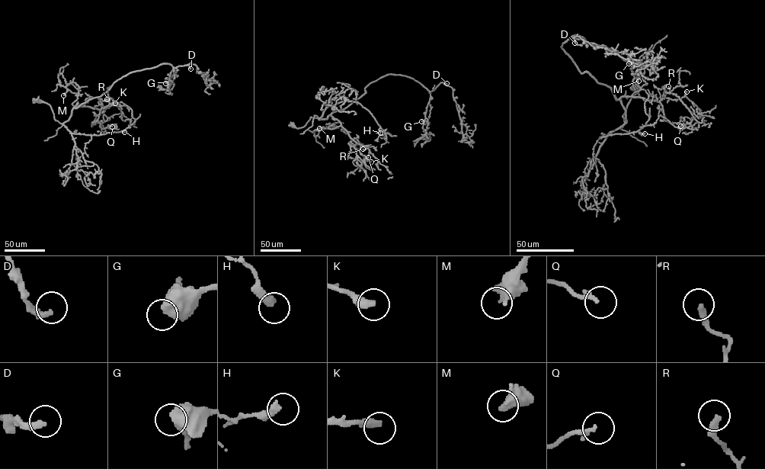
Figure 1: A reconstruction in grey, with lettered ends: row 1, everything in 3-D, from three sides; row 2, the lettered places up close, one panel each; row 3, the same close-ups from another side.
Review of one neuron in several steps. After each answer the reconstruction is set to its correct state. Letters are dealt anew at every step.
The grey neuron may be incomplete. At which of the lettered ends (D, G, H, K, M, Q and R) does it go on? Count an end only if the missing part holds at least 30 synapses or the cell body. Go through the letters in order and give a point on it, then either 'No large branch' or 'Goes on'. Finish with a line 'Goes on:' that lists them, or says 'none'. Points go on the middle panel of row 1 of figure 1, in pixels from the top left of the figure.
D: Place: (446, 83). Goes on
G: Place: (421, 121). No large branch
H: Place: (380, 133). No large branch
K: Place: (371, 162). Goes on
M: Place: (319, 128). No large branch
Q: Place: (368, 157). No large branch
R: Place: (363, 149). No large branch
Goes on: D, K

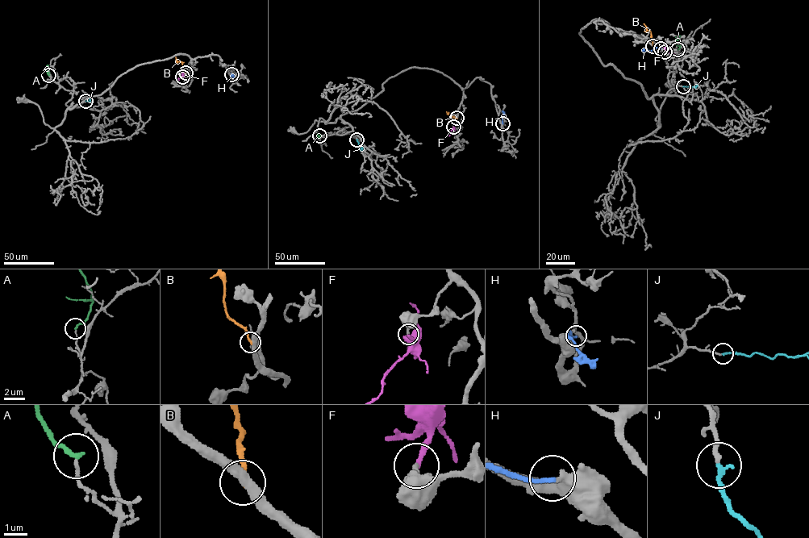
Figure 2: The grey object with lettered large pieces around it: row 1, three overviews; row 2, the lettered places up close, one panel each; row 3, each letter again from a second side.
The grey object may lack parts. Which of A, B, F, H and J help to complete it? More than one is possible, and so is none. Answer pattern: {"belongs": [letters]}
{"belongs": ["F", "J"]}

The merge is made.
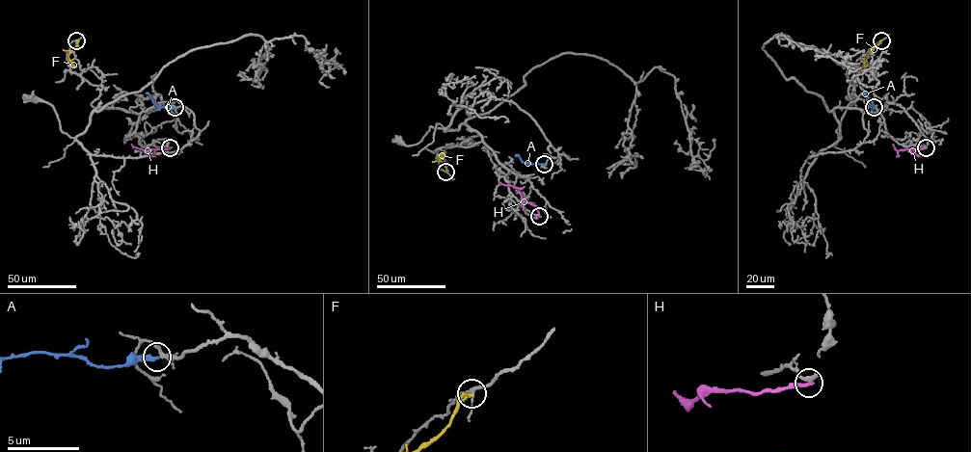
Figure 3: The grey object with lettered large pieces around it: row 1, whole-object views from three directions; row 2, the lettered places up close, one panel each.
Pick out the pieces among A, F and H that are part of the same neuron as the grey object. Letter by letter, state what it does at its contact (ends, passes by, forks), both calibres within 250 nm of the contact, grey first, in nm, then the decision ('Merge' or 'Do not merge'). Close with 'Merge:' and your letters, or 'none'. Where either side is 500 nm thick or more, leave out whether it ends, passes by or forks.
A: It ends there. Thickness 200 nm (grey) against 360 nm. Merge
F: It ends there. Thickness 190 nm (grey) against 240 nm. Do not merge
H: It ends there. Thickness 200 nm (grey) against 260 nm. Do not merge
Merge: A

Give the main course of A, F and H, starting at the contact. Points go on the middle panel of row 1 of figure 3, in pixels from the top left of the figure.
A: (544, 164), (525, 164), (519, 155), (515, 156)
F: (445, 172), (446, 168), (438, 157), (445, 152)
H: (538, 216), (535, 206), (522, 199), (517, 188), (500, 182)

